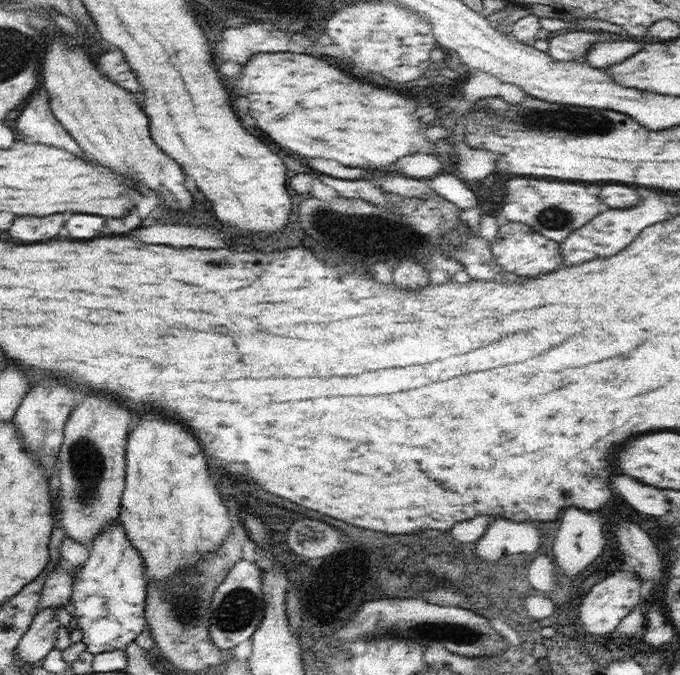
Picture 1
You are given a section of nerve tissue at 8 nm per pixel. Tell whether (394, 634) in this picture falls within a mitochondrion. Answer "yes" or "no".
no

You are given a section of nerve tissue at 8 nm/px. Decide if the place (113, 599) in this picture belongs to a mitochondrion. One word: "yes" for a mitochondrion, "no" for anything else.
no

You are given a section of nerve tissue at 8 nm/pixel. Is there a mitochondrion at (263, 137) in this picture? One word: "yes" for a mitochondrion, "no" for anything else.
no

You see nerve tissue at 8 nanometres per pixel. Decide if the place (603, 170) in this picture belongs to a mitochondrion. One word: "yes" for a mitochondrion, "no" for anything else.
no

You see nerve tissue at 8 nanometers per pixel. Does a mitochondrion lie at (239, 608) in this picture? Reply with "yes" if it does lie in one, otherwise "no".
yes

